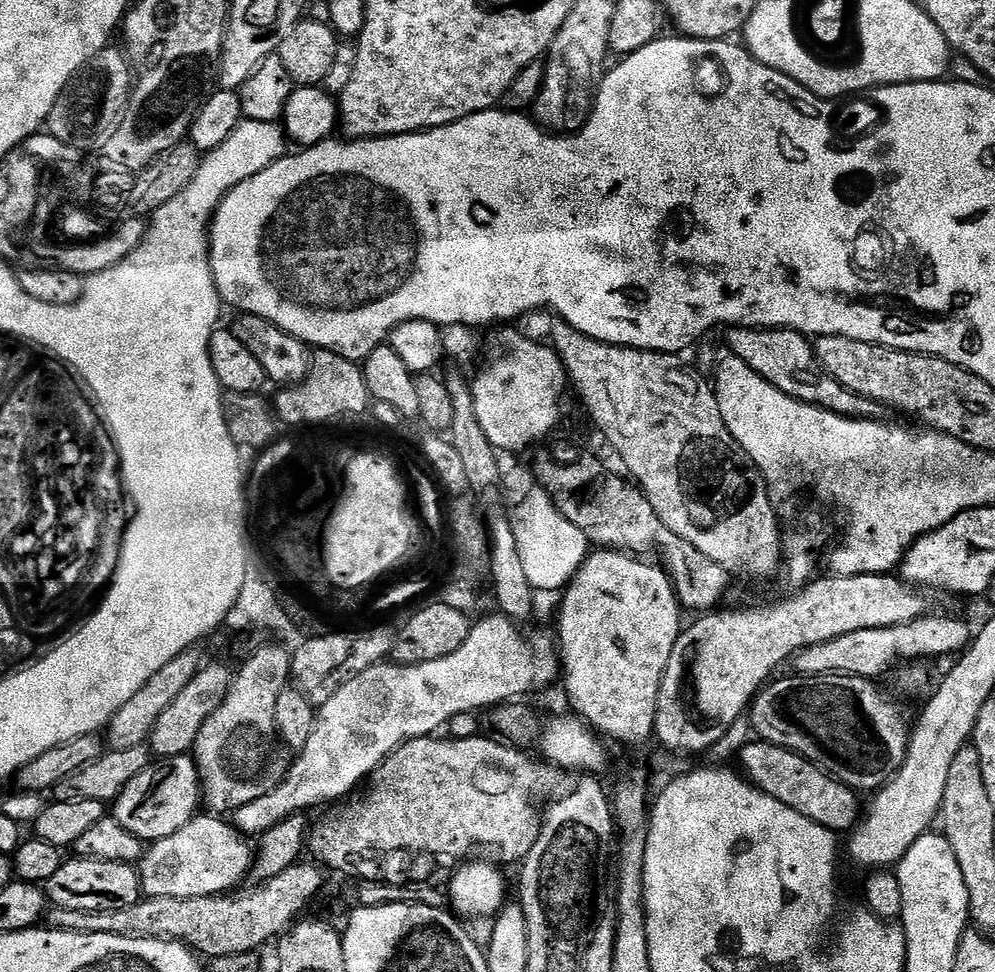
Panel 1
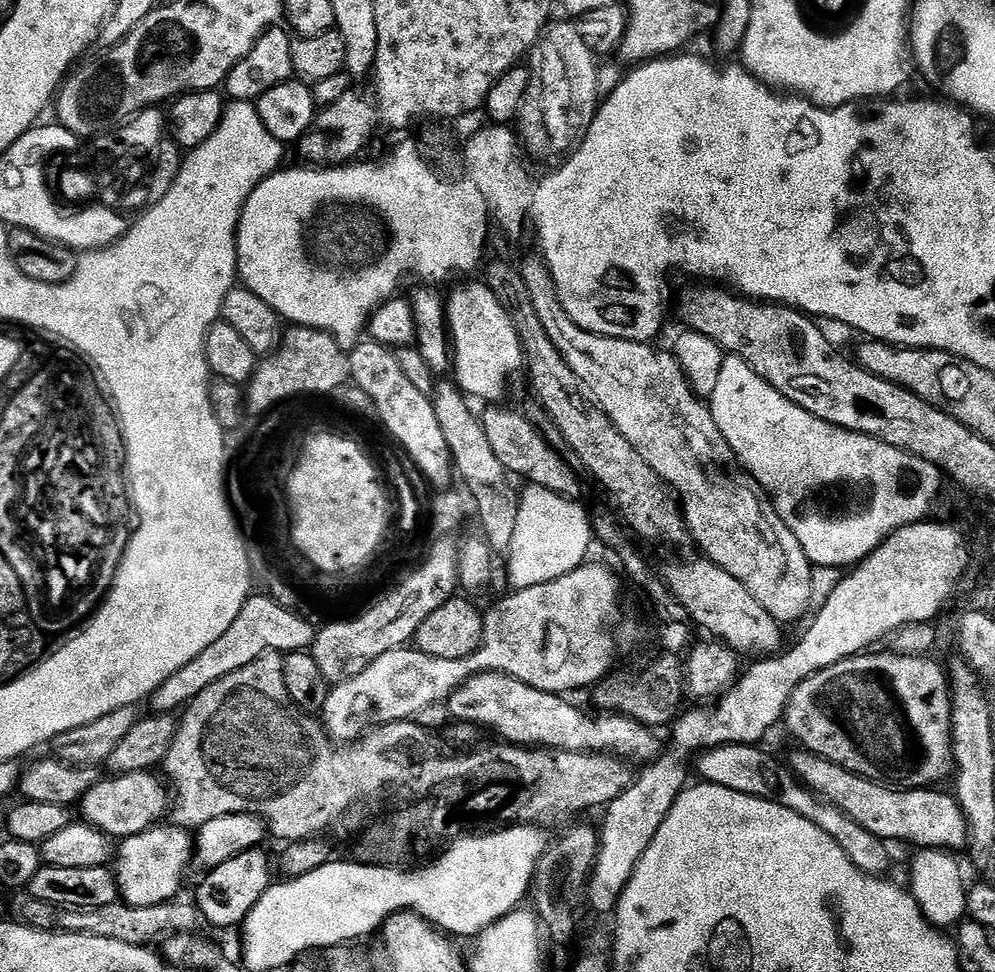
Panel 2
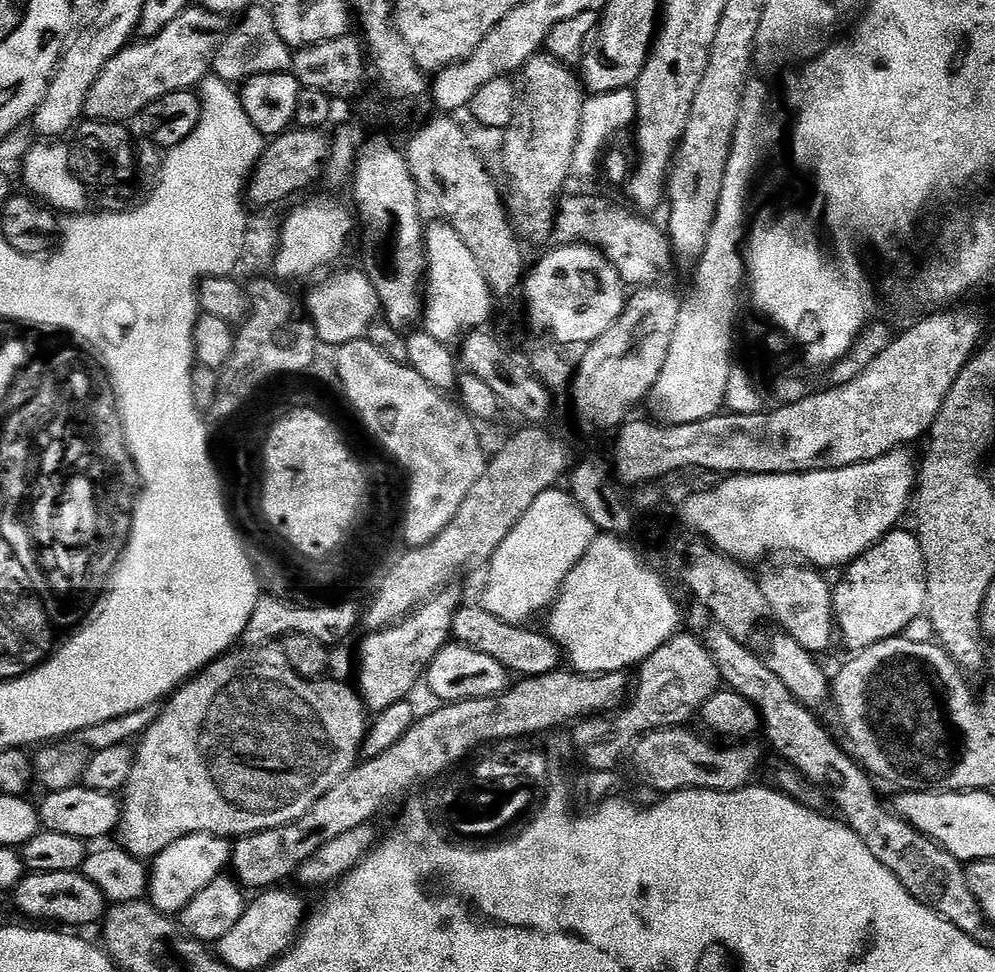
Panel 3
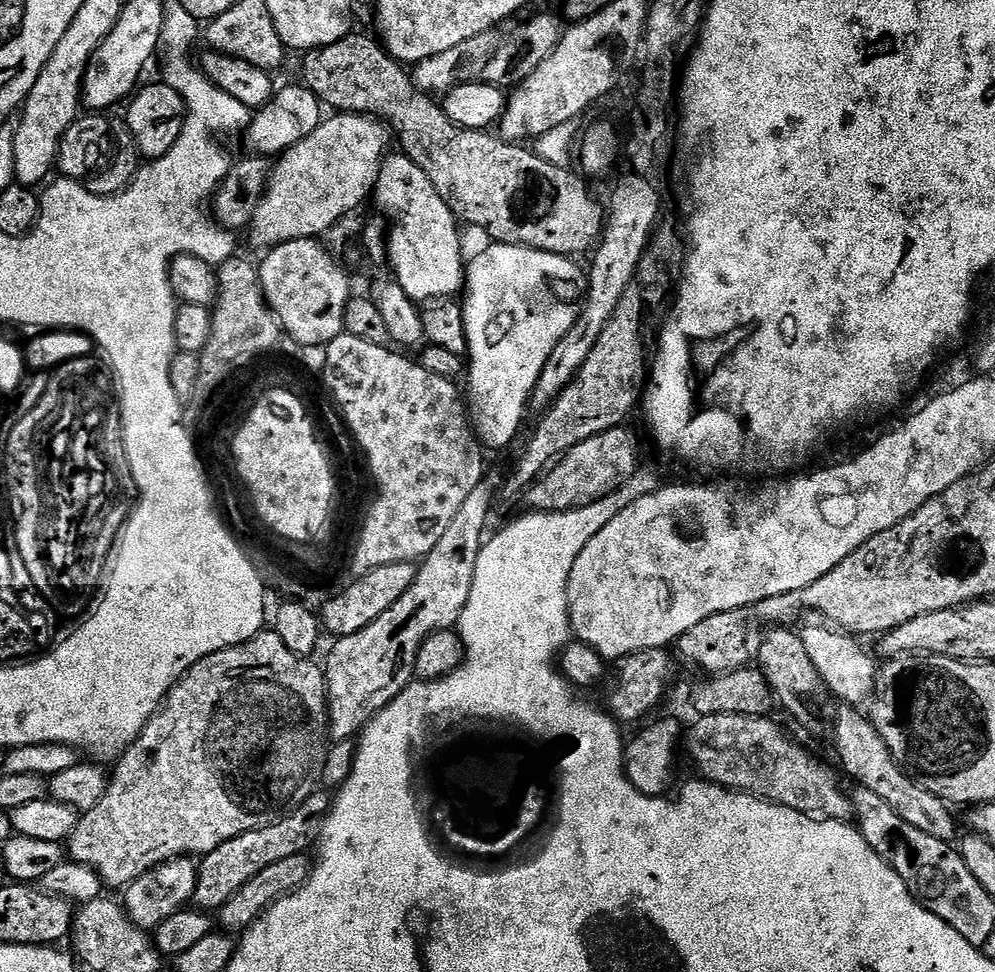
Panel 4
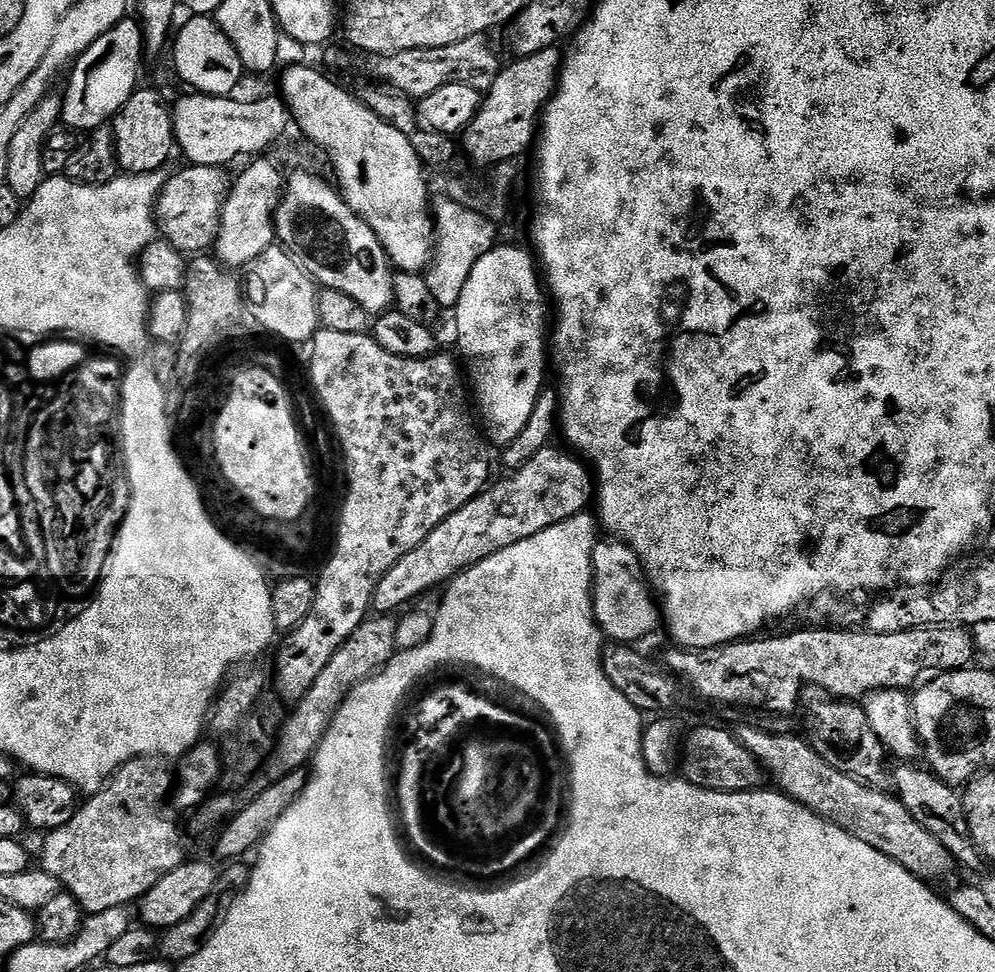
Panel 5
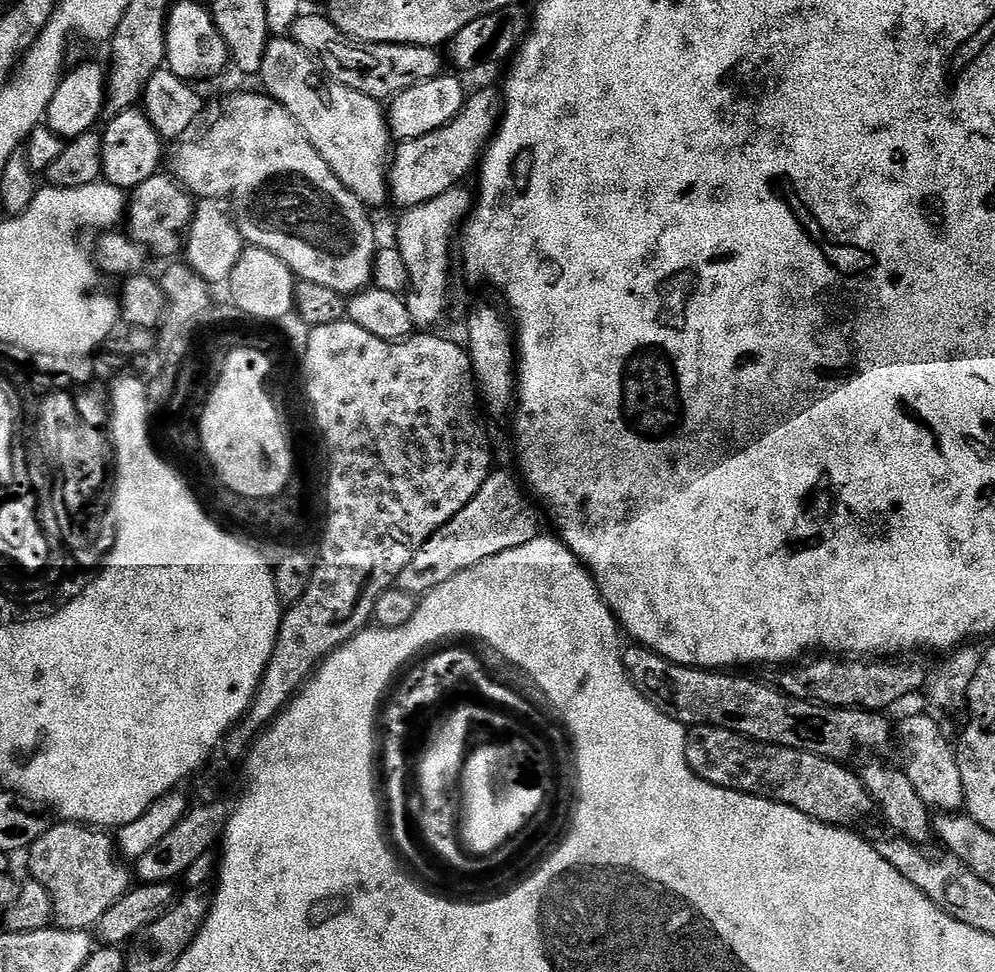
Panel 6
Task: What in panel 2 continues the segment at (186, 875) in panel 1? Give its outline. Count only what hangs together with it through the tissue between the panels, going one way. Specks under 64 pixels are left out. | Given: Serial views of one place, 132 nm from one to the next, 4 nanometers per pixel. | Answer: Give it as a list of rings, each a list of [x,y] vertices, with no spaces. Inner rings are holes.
[[[147,828],[137,836],[125,836],[114,852],[114,875],[119,899],[130,906],[158,906],[175,901],[188,867],[194,864],[194,840],[183,828]]]

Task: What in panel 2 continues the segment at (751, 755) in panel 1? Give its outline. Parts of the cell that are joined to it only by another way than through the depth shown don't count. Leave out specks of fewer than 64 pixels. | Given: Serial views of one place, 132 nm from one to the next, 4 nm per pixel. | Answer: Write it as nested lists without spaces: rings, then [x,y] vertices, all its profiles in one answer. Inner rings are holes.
[[[795,750],[786,756],[786,763],[797,780],[810,789],[821,800],[829,800],[838,810],[842,810],[858,826],[870,830],[880,840],[905,840],[913,844],[913,849],[938,848],[941,850],[963,849],[968,842],[968,823],[958,806],[955,795],[936,792],[935,787],[894,788],[886,784],[875,784],[873,780],[862,778],[834,762],[812,752]]]

